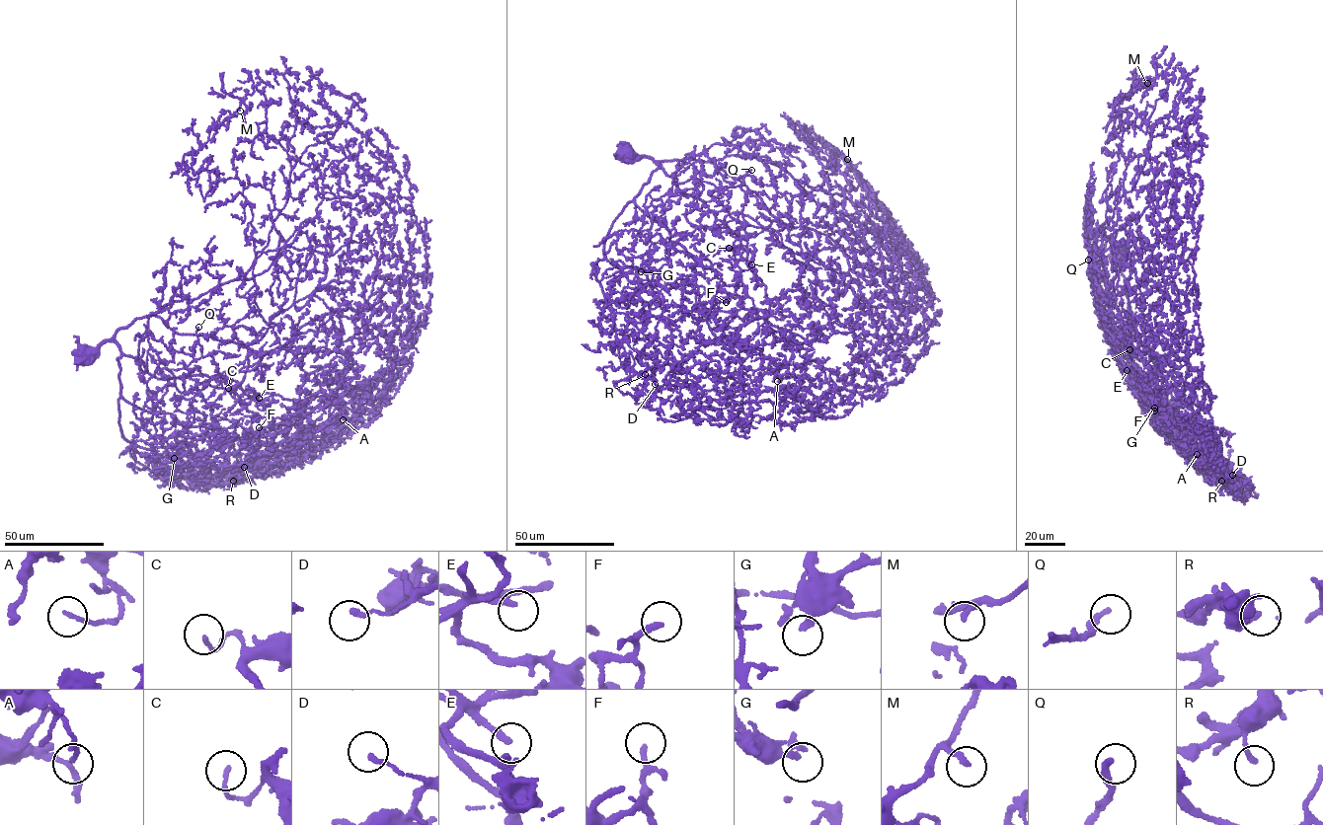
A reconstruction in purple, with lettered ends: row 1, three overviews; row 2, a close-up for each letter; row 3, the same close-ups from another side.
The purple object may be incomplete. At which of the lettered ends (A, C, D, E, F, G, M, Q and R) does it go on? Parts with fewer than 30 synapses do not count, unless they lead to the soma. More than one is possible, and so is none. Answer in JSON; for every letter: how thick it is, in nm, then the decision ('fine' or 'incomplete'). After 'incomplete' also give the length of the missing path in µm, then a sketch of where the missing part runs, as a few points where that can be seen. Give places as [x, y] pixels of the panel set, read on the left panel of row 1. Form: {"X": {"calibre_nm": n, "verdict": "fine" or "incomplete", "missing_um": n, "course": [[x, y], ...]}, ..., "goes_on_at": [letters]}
{"A": {"calibre_nm": 150, "verdict": "fine"}, "C": {"calibre_nm": 130, "verdict": "fine"}, "D": {"calibre_nm": 160, "verdict": "fine"}, "E": {"calibre_nm": 220, "verdict": "incomplete", "missing_um": 50, "course": [[259, 398], [277, 393], [263, 390], [262, 370], [266, 369], [274, 375]]}, "F": {"calibre_nm": 200, "verdict": "fine"}, "G": {"calibre_nm": 300, "verdict": "fine"}, "M": {"calibre_nm": 220, "verdict": "fine"}, "Q": {"calibre_nm": 200, "verdict": "incomplete", "missing_um": 15, "course": [[198, 327], [190, 323], [179, 332]]}, "R": {"calibre_nm": 170, "verdict": "fine"}, "goes_on_at": ["E", "Q"]}

